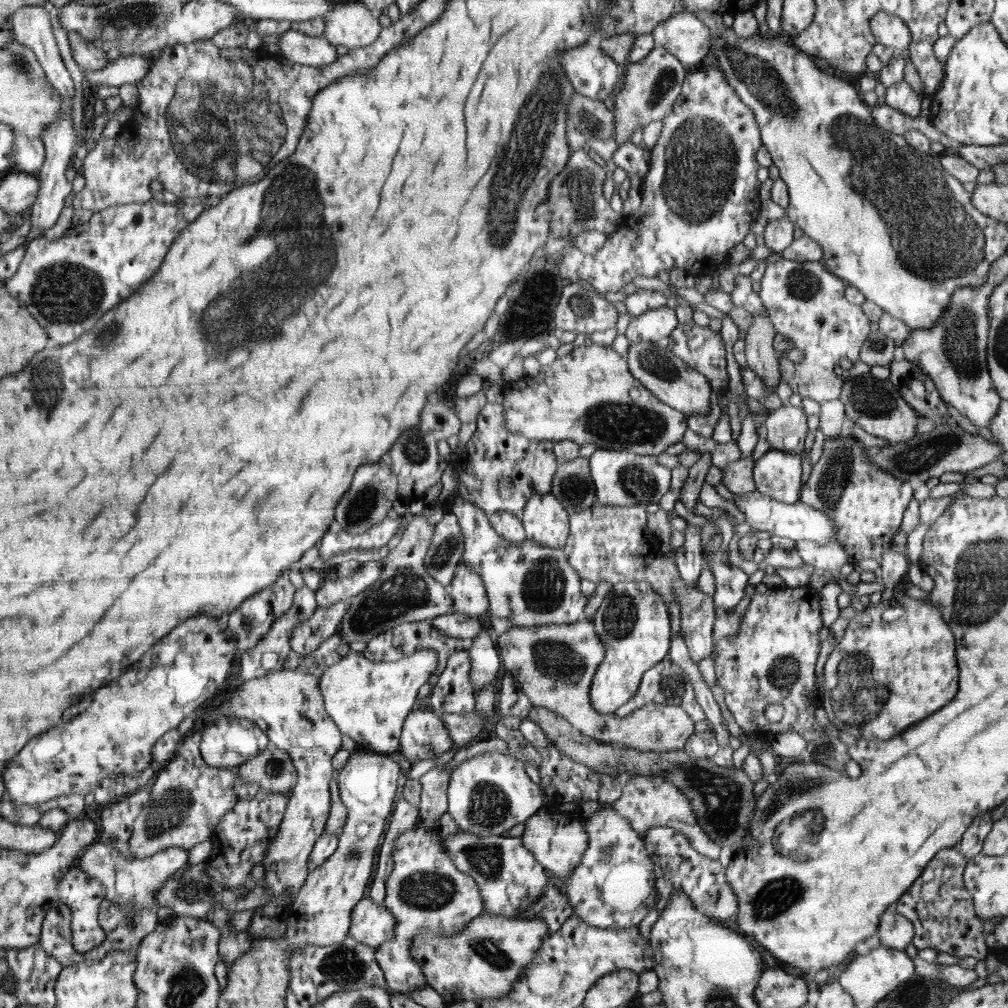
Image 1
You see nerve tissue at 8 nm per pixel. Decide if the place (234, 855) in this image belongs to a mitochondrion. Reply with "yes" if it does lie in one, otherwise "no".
no

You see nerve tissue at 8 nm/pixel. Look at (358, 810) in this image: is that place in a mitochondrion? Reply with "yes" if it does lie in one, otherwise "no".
no

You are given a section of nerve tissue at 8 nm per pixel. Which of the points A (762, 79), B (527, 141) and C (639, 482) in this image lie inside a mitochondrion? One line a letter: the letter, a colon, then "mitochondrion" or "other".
A: mitochondrion
B: mitochondrion
C: mitochondrion

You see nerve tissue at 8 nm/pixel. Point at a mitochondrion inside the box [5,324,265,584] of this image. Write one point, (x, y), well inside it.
(45, 378)

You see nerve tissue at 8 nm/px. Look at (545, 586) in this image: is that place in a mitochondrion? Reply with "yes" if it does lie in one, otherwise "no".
yes

